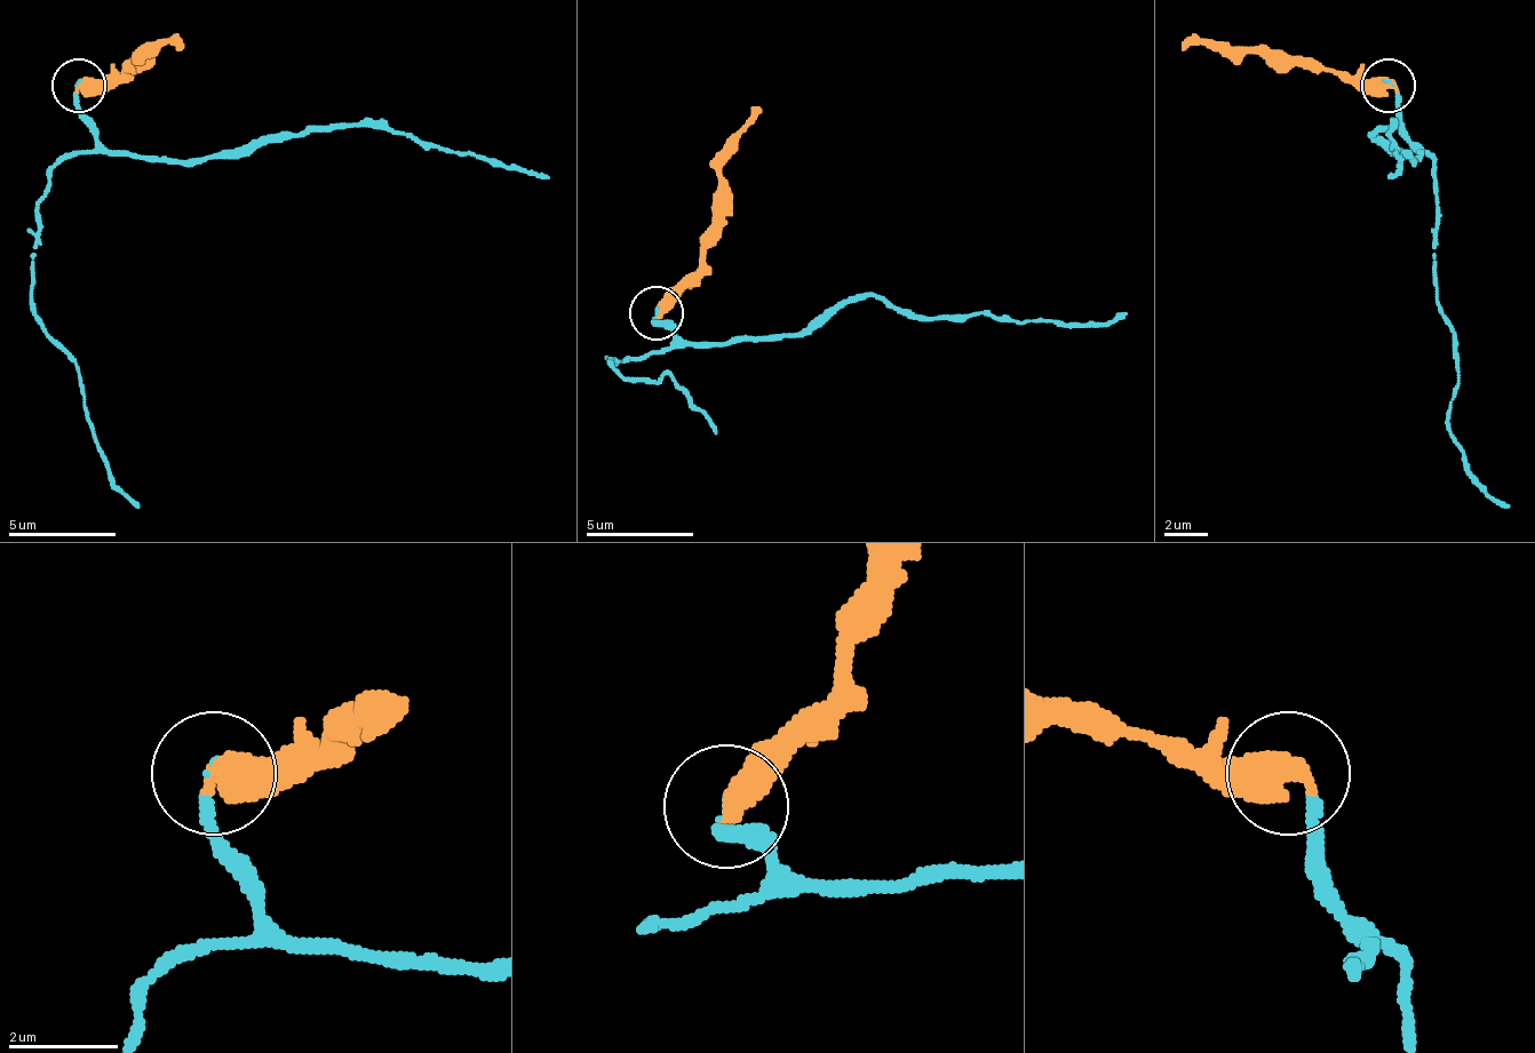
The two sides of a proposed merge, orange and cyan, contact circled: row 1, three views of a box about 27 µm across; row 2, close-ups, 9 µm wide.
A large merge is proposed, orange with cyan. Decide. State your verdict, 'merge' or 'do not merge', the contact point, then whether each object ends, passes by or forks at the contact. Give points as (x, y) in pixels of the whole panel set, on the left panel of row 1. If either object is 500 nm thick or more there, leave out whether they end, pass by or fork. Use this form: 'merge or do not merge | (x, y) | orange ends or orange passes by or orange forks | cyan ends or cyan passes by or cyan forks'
do not merge | (79, 85)

